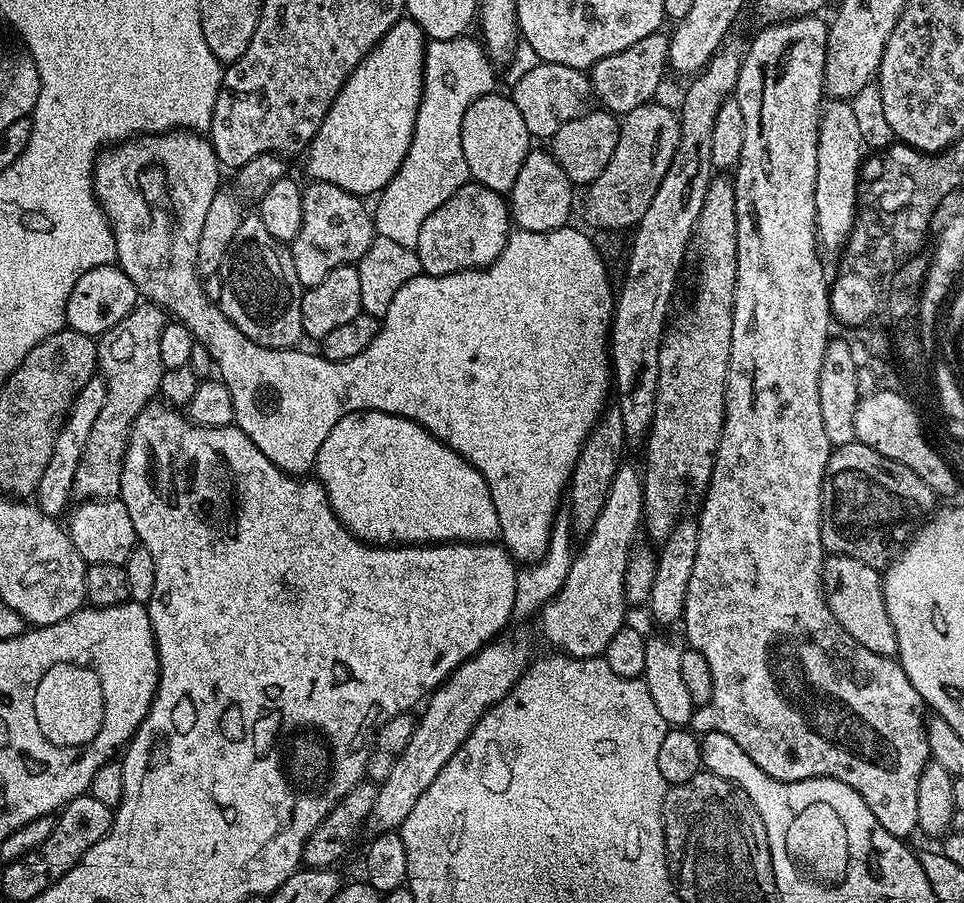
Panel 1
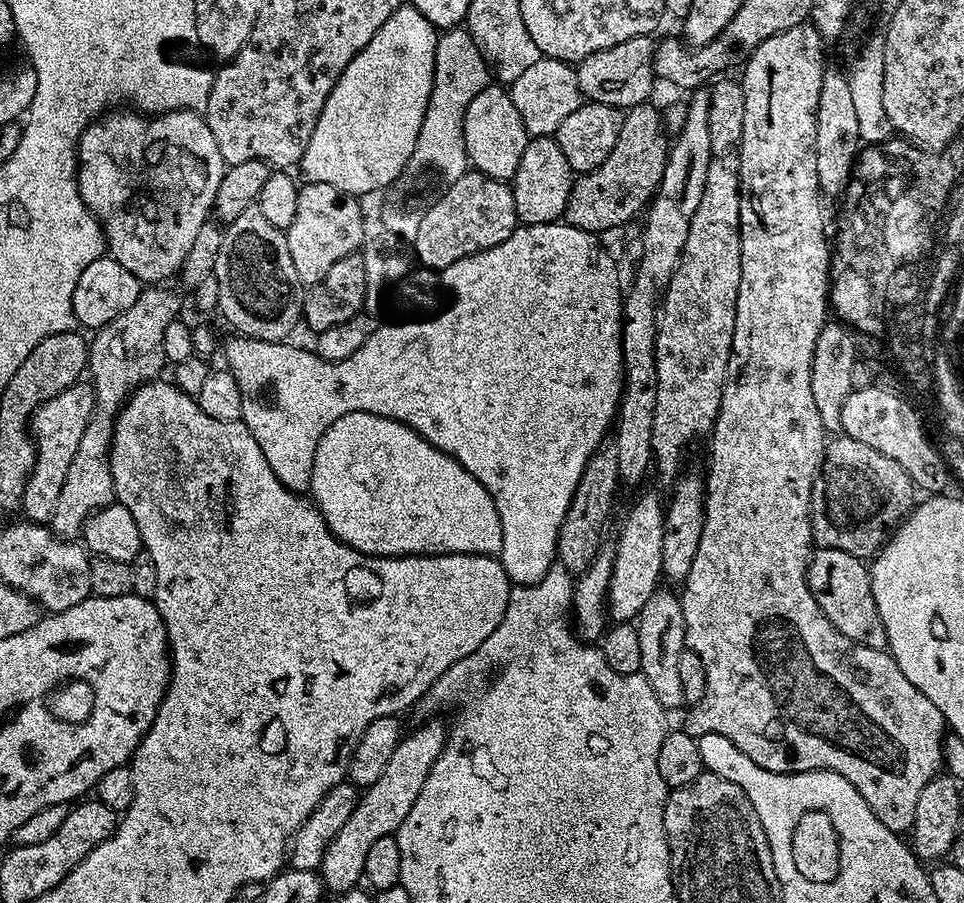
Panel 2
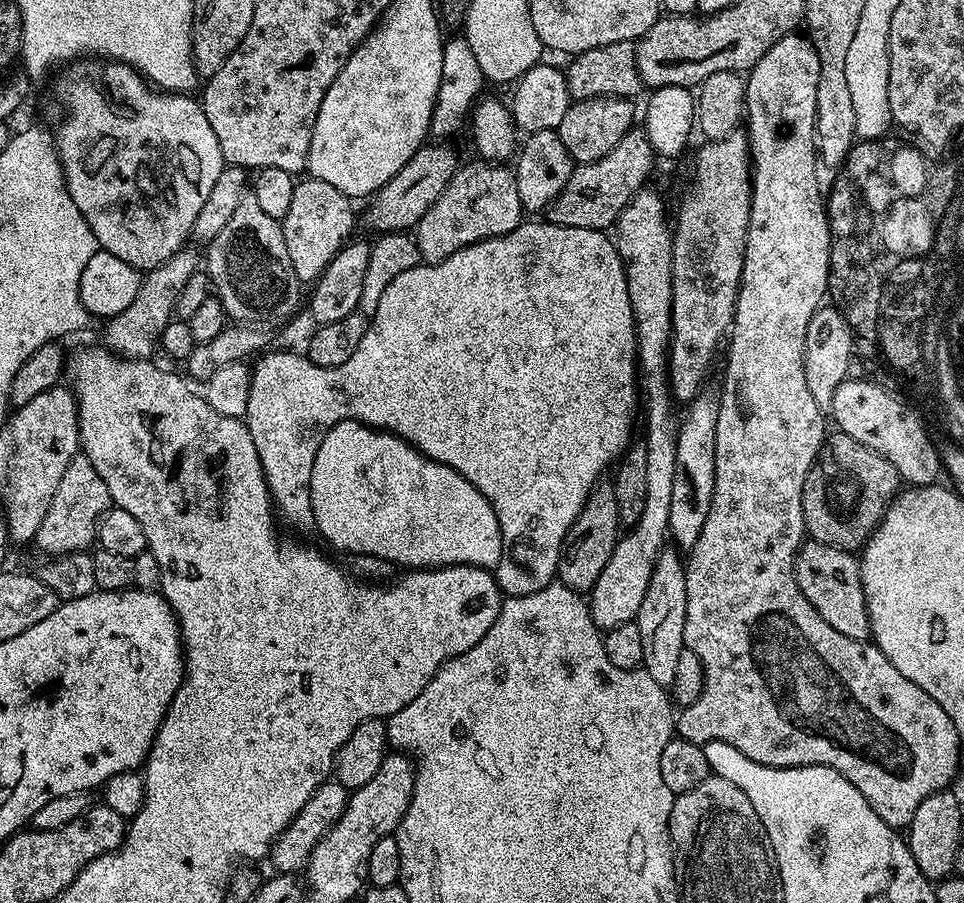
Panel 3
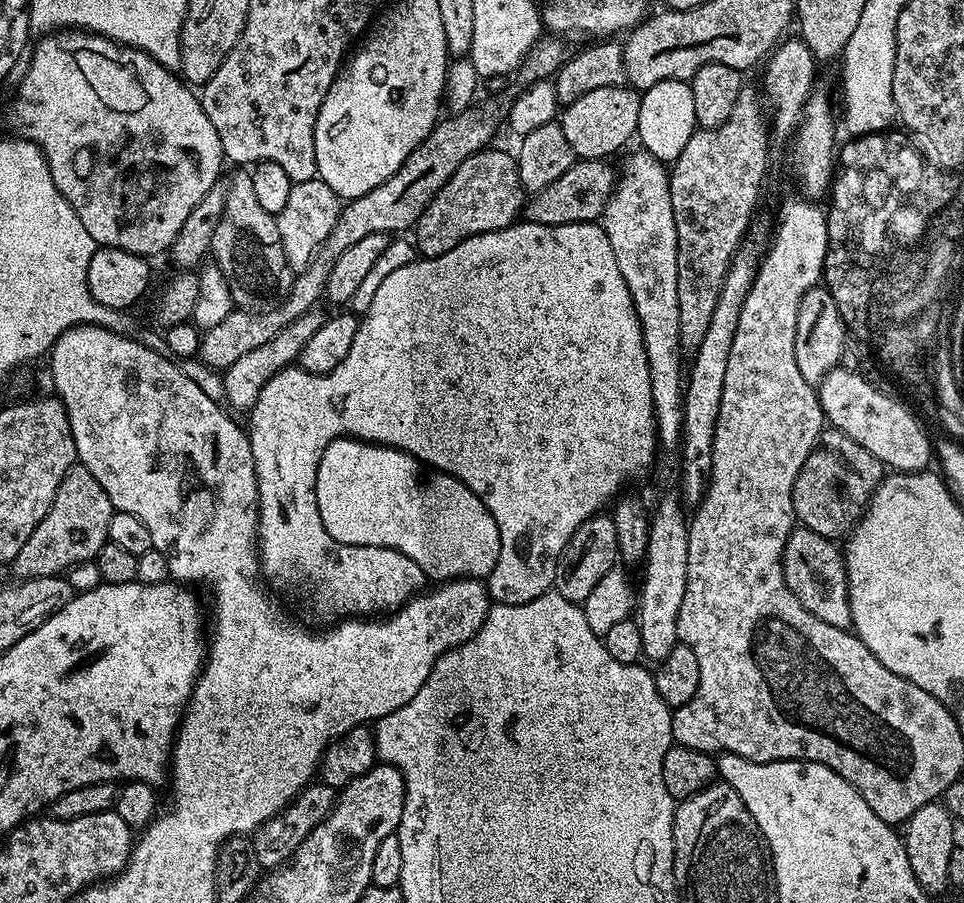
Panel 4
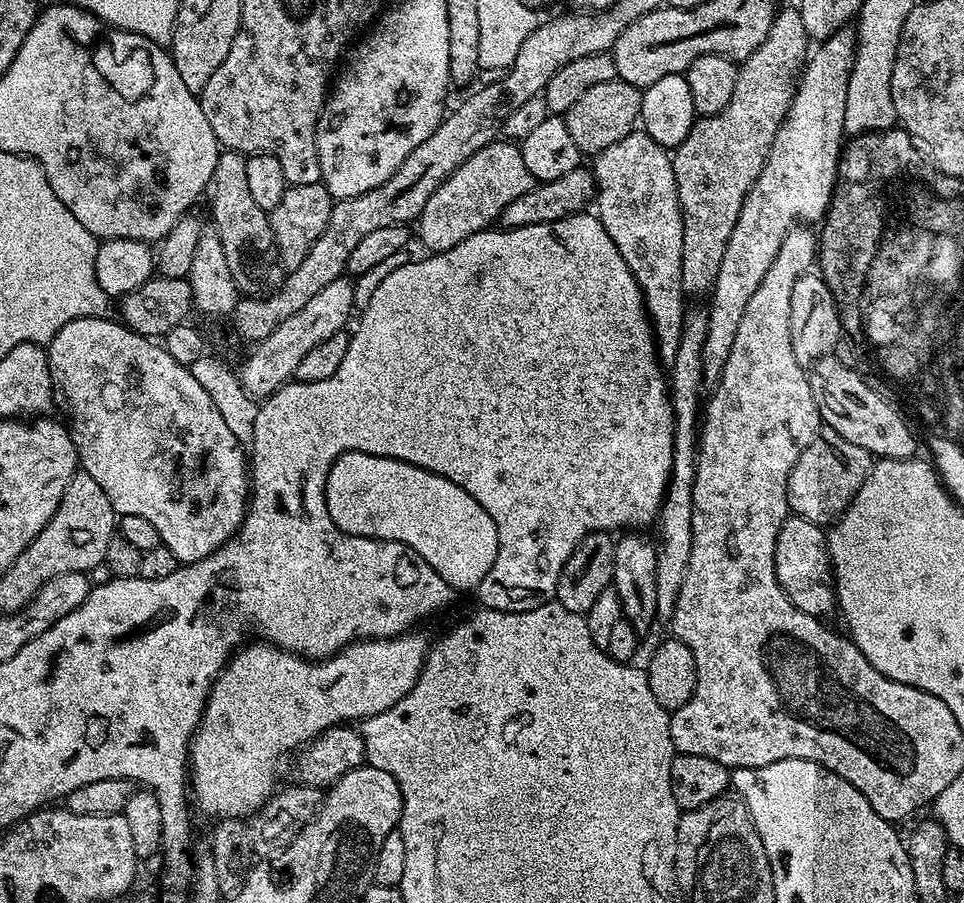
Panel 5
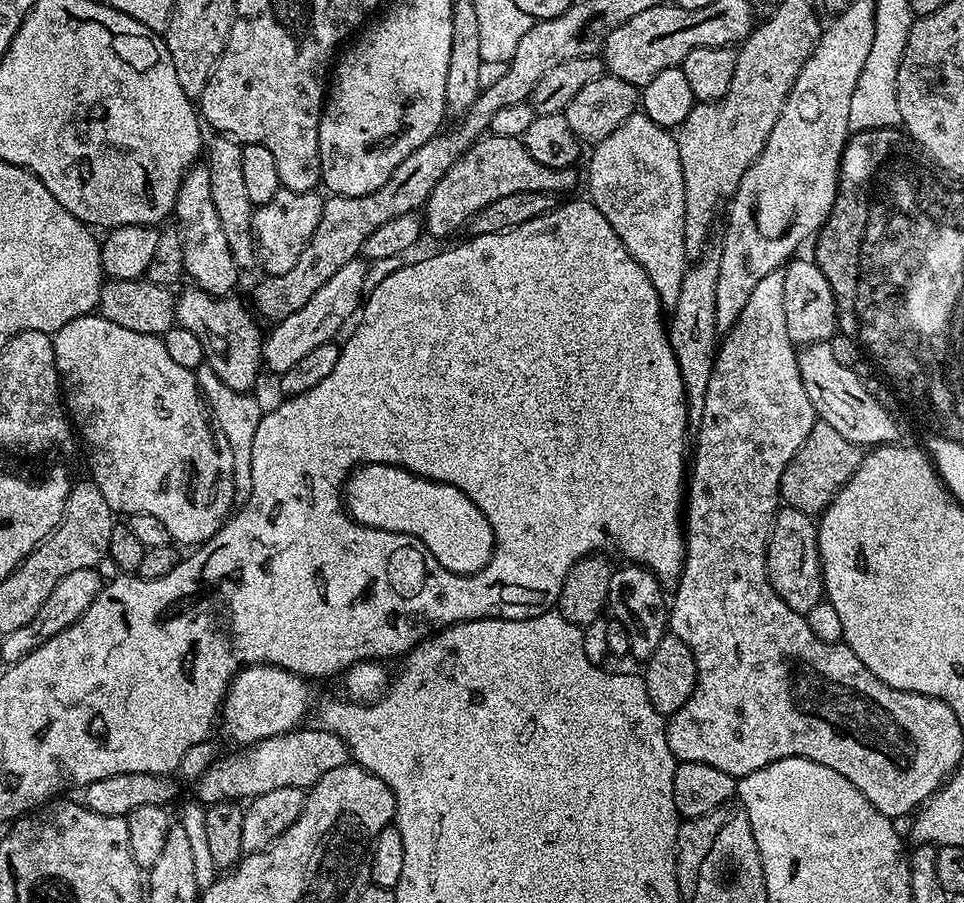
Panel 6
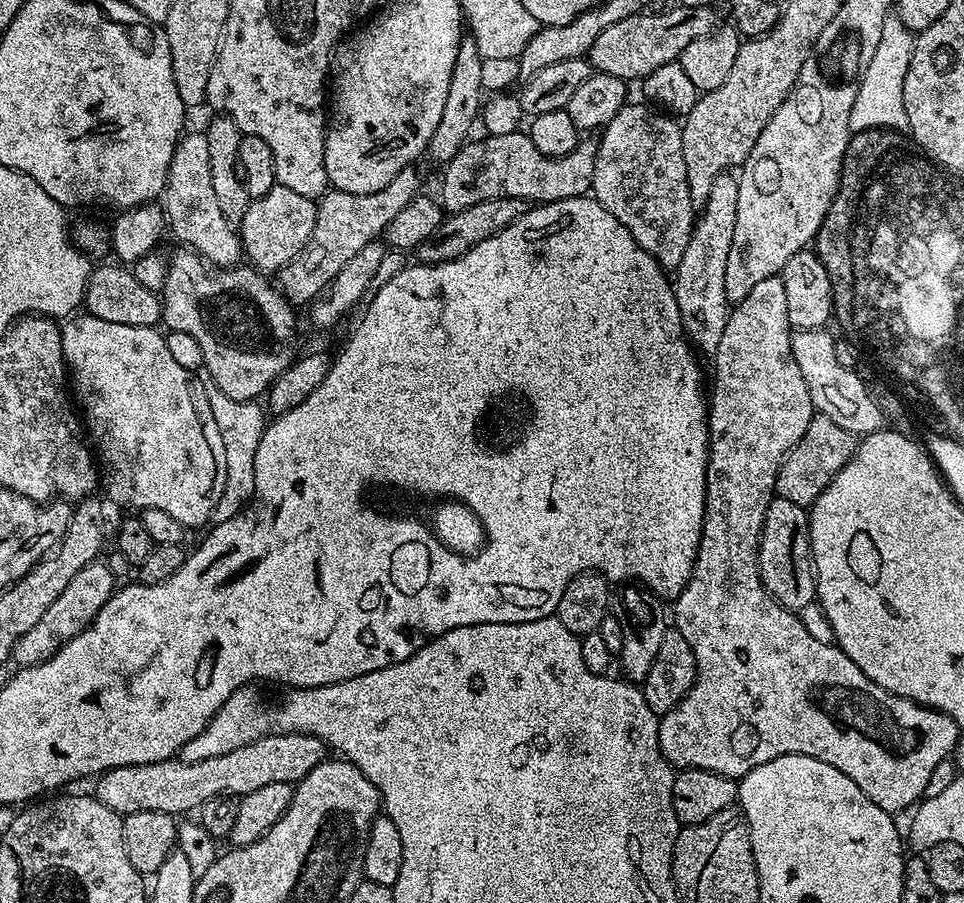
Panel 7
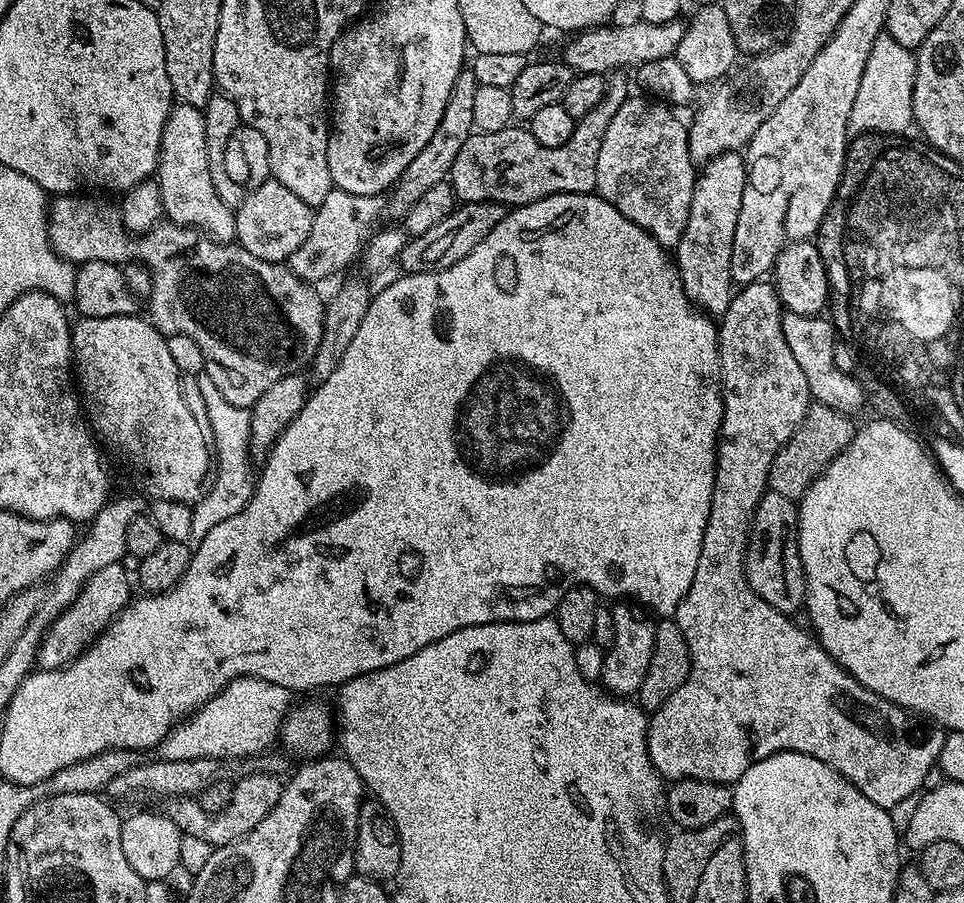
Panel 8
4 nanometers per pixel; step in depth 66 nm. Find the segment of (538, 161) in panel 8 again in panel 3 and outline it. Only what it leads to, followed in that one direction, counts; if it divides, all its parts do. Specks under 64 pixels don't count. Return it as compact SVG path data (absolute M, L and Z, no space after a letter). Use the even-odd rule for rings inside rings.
M474 160L473 164L461 163L457 167L438 202L416 223L414 239L425 264L437 264L466 246L510 234L522 223L515 171L500 162Z

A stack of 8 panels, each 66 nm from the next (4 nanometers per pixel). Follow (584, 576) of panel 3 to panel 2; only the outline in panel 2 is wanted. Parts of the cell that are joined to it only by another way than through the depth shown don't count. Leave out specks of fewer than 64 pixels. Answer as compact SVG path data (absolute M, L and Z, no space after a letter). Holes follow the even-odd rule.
M612 446L601 447L595 452L578 478L578 486L574 490L574 498L570 502L570 510L566 510L566 518L560 527L556 554L558 563L566 571L573 574L585 572L594 562L601 548L605 547L604 531L612 520L612 499L616 496L616 487L621 487L618 472L618 454Z

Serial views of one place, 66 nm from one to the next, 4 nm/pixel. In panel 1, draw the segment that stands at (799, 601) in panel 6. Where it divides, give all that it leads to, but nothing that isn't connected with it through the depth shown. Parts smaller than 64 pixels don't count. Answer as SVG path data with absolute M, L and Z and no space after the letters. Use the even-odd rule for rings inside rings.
M829 555L824 561L824 597L830 606L830 614L838 618L838 626L842 626L842 630L846 630L854 642L862 642L862 646L866 646L866 650L874 650L874 654L896 656L898 638L894 634L894 622L890 622L890 614L886 614L884 581L877 569L858 562L858 558Z

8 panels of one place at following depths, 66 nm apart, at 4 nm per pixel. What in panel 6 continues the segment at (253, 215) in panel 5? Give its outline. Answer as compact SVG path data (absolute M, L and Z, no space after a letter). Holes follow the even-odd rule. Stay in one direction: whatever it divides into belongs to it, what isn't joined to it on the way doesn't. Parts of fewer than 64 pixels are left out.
M216 134L207 141L206 163L210 170L210 198L214 198L214 210L218 210L218 218L222 222L222 231L226 234L226 242L236 259L236 265L248 270L258 260L256 236L252 233L252 213L254 206L246 190L242 175L242 145L239 140L230 136Z

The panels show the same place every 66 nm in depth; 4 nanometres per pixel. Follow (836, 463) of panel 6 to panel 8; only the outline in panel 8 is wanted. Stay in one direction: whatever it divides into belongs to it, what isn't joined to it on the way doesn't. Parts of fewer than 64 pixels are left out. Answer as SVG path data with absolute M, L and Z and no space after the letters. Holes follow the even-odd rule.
M809 403L806 414L794 430L794 434L778 450L774 462L770 466L768 487L774 494L782 494L782 498L790 498L799 502L806 490L824 473L826 466L855 438L858 424L847 412L839 412L825 404Z

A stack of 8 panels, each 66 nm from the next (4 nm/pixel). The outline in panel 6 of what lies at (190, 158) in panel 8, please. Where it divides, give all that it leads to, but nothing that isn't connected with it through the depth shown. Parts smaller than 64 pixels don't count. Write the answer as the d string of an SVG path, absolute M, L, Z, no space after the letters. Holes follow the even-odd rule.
M197 162L184 173L174 209L174 224L184 243L184 270L187 277L192 278L191 283L211 296L235 293L242 269L236 265L234 254L226 242L226 234L222 231L218 210L214 210L214 198L210 198L210 170L207 163Z

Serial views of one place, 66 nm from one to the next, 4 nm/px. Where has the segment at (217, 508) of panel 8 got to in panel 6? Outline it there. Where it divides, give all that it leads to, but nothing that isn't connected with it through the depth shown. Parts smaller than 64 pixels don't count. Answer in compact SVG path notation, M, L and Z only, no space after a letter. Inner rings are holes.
M203 363L195 369L196 385L201 389L213 421L219 428L225 445L231 450L234 458L235 500L241 504L248 500L251 485L251 451L254 446L254 433L264 413L263 406L252 397L251 393L240 393L226 386L208 363Z

